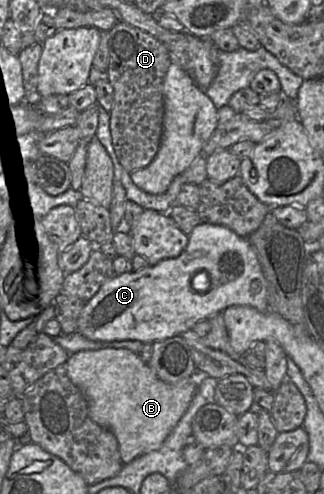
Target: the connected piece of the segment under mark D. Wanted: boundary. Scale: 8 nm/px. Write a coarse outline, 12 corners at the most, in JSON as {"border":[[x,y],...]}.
{"border":[[121,21],[108,34],[110,132],[131,173],[159,150],[167,45]]}

